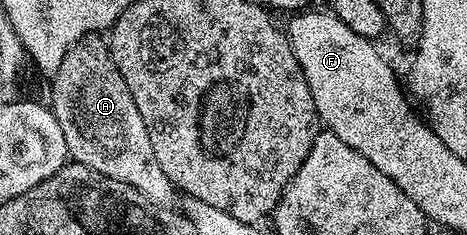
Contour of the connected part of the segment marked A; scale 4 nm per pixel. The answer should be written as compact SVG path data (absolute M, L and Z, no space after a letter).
M90 33L84 39L78 39L74 47L67 49L67 57L63 57L63 65L59 65L57 72L51 76L51 83L51 110L55 121L59 121L59 129L63 129L63 137L67 141L72 162L87 165L107 177L115 177L115 181L123 181L139 189L139 193L159 205L173 207L174 185L165 176L163 169L159 169L159 161L155 157L155 149L151 149L151 137L147 133L147 125L143 125L139 105L135 105L131 89L127 89L127 81L123 81L123 73L119 73L115 65L108 42L97 33Z

